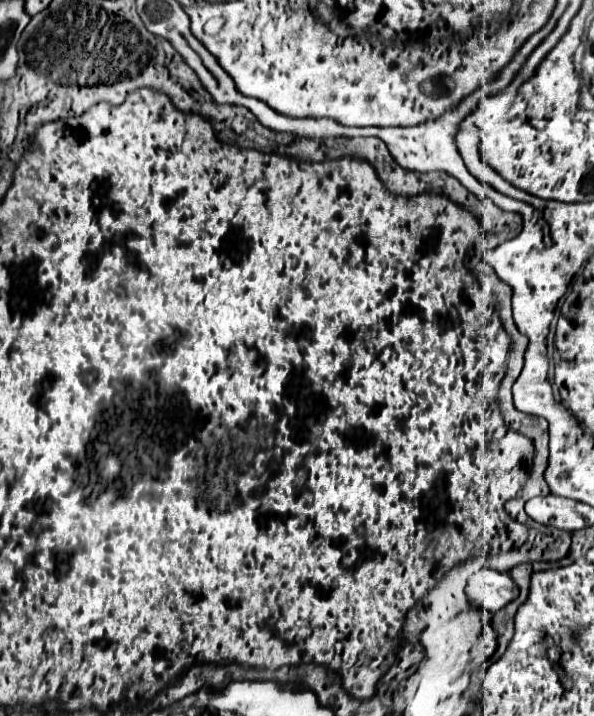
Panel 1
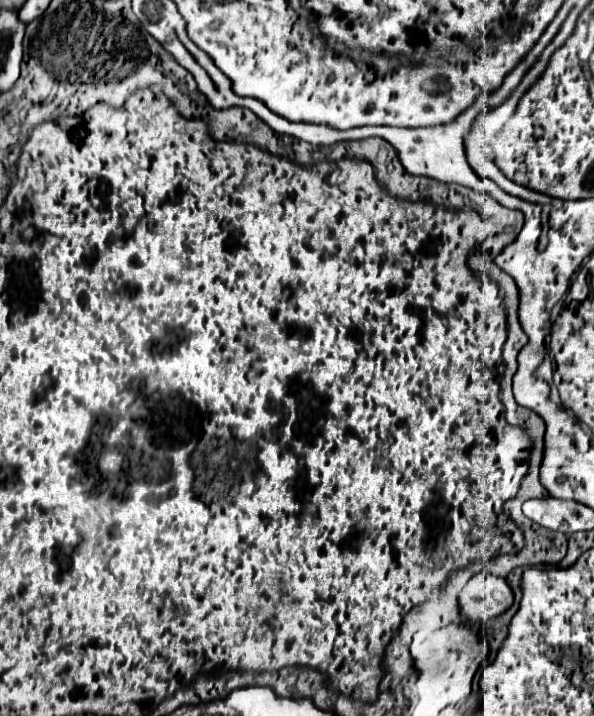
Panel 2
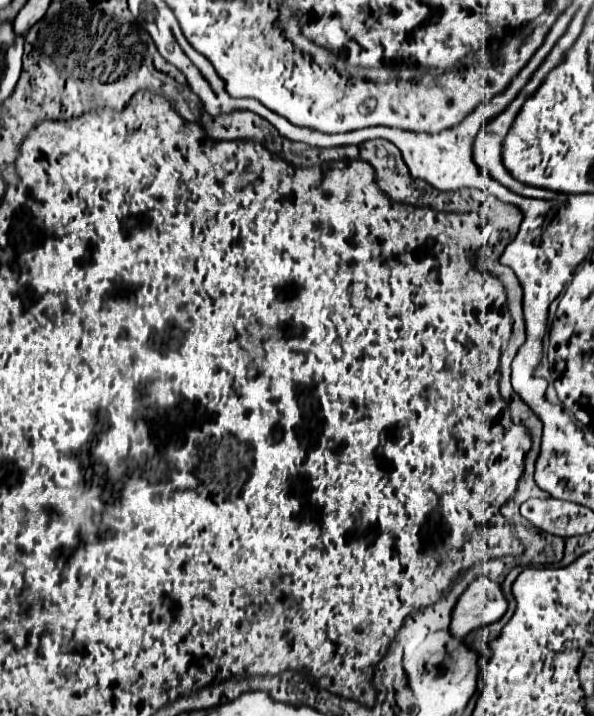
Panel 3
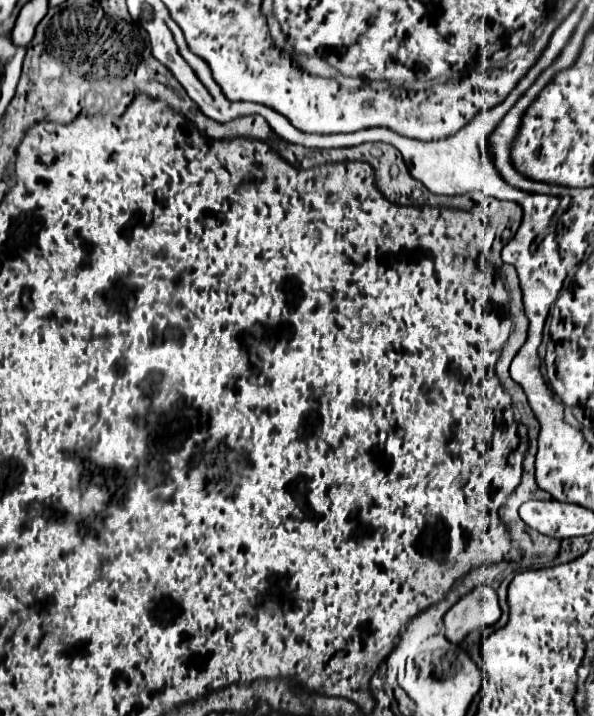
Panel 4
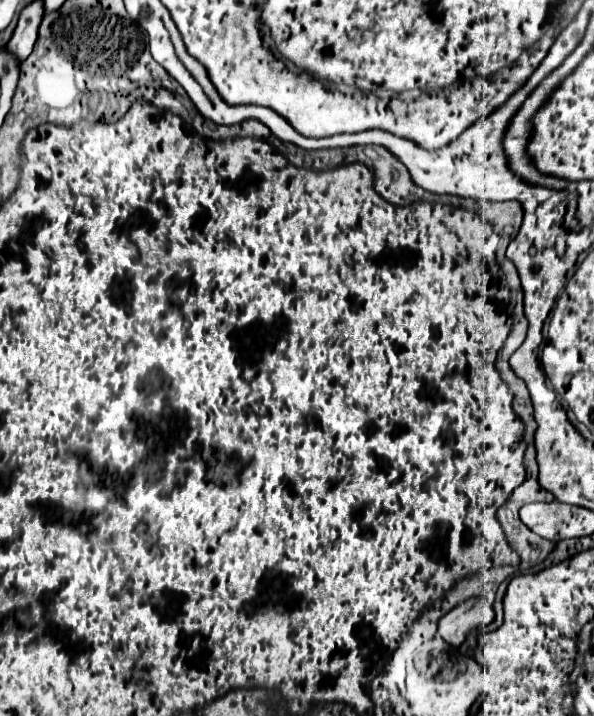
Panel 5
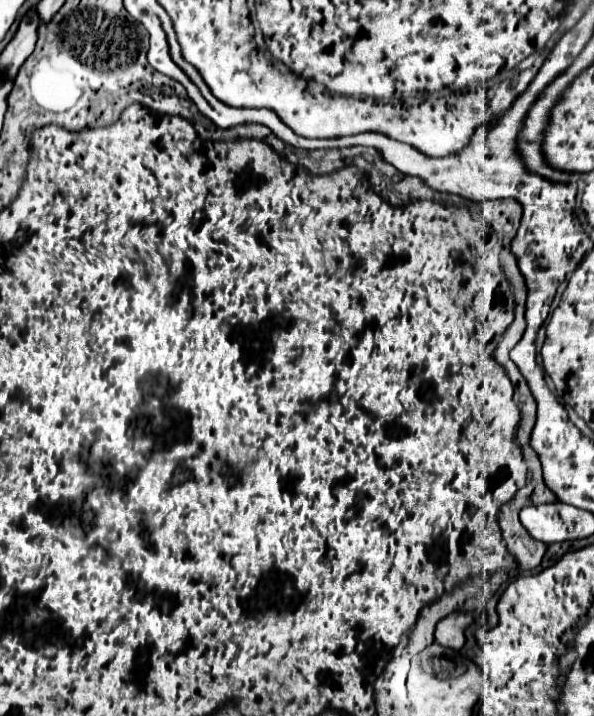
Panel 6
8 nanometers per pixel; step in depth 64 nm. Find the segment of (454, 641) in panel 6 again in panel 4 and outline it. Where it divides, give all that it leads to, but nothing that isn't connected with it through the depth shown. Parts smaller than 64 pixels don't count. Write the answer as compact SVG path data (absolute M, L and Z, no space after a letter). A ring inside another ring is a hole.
M478 586L458 600L444 616L444 636L452 644L460 644L474 628L492 626L500 618L496 592L490 586Z

